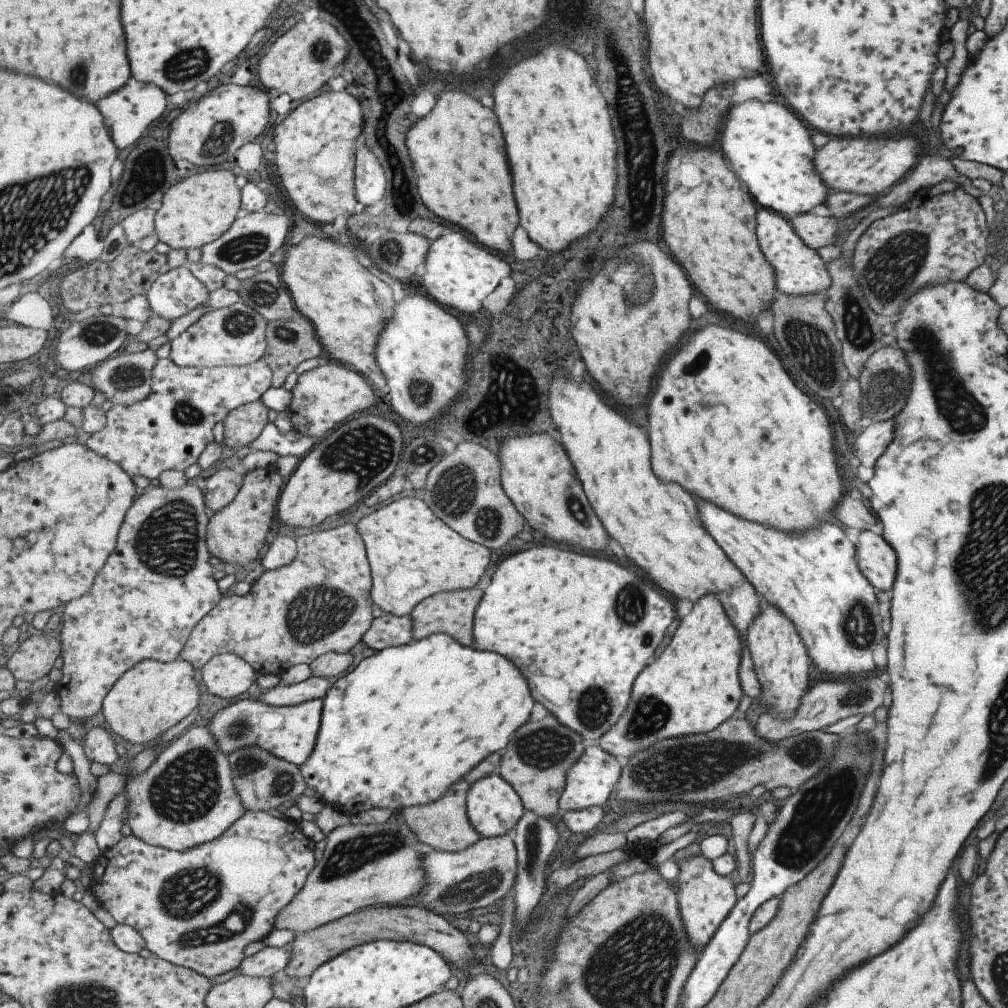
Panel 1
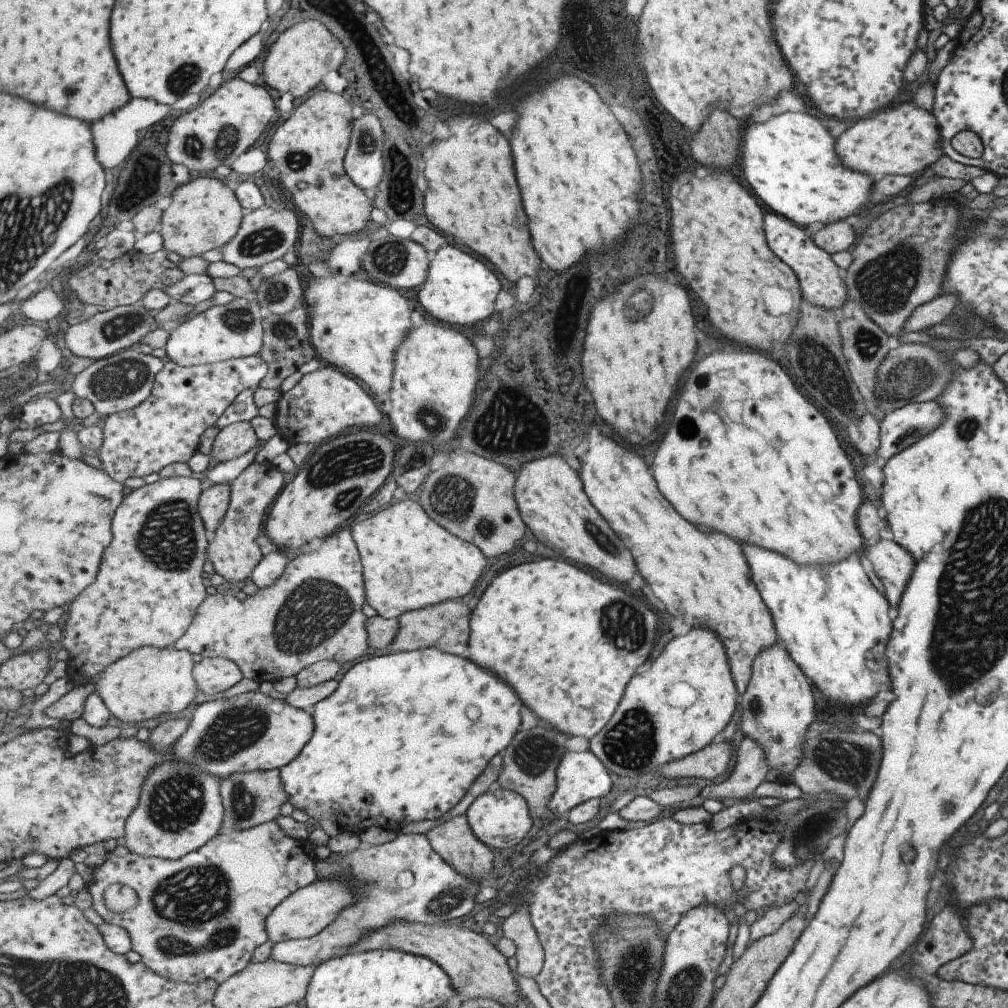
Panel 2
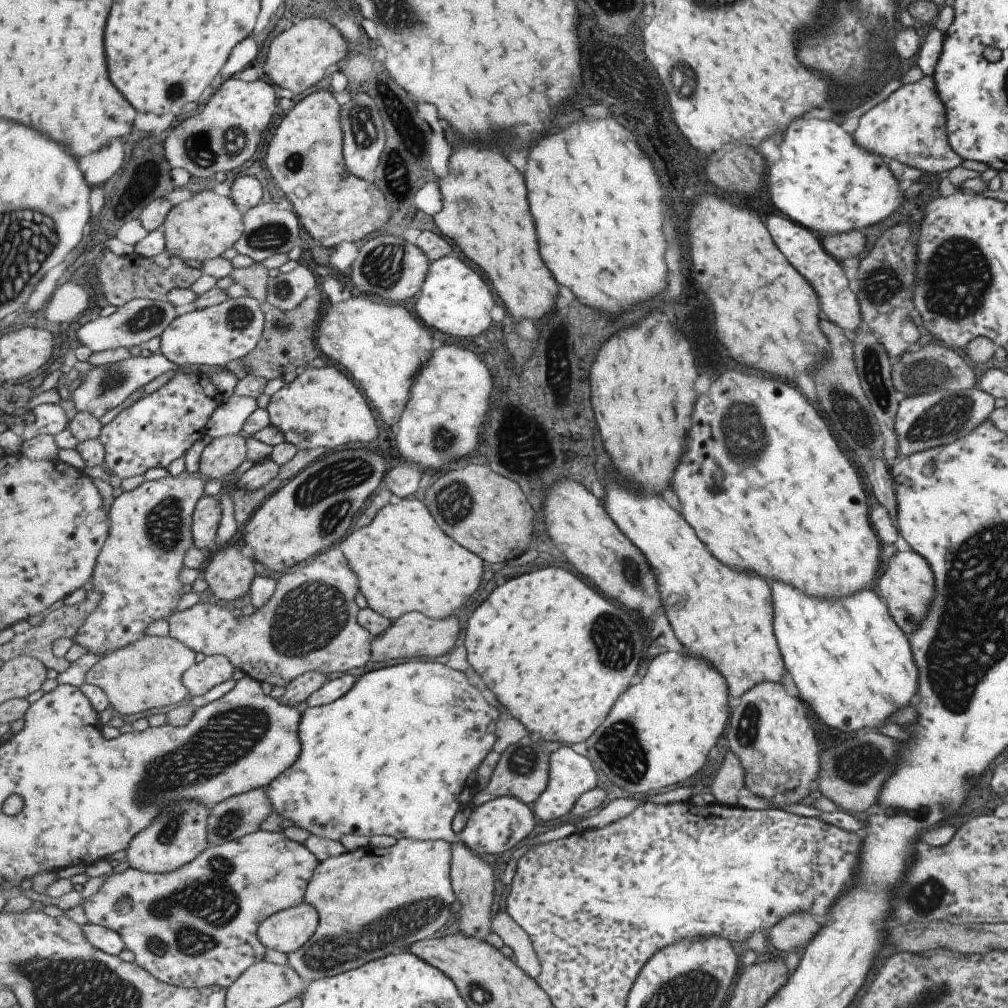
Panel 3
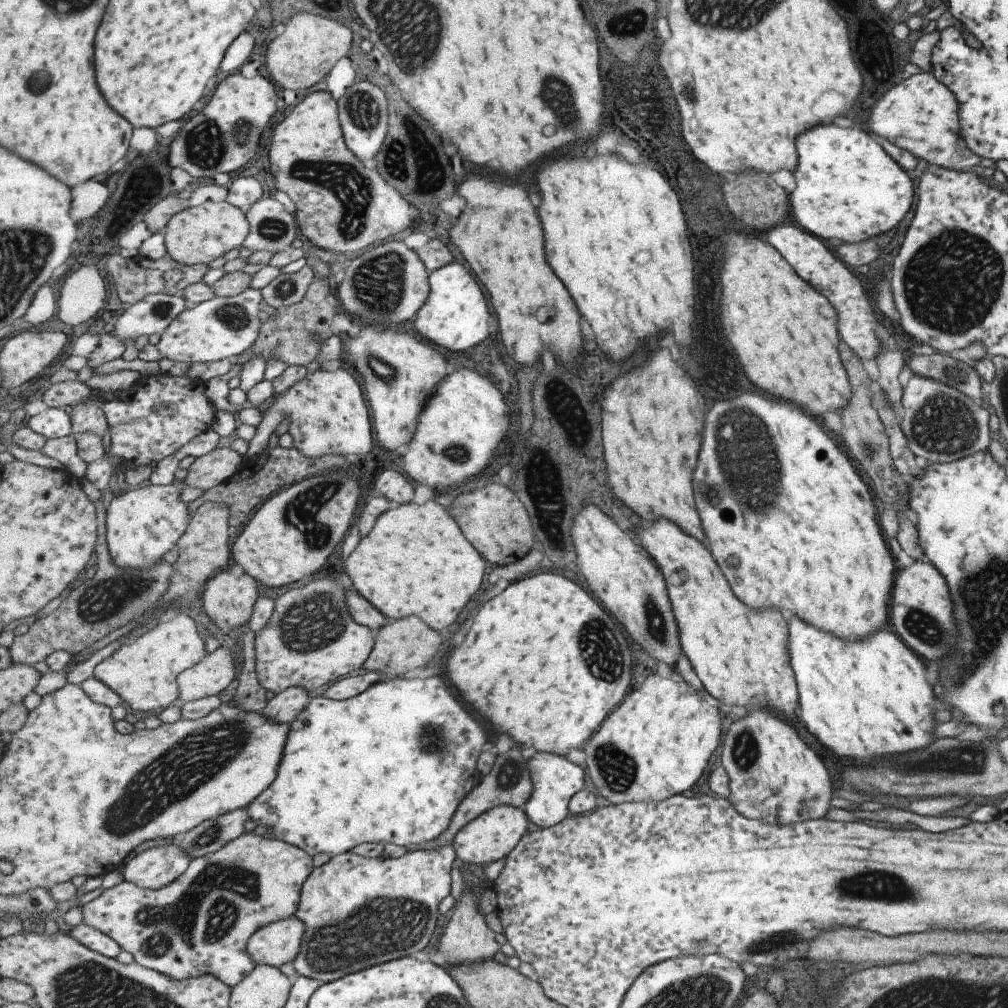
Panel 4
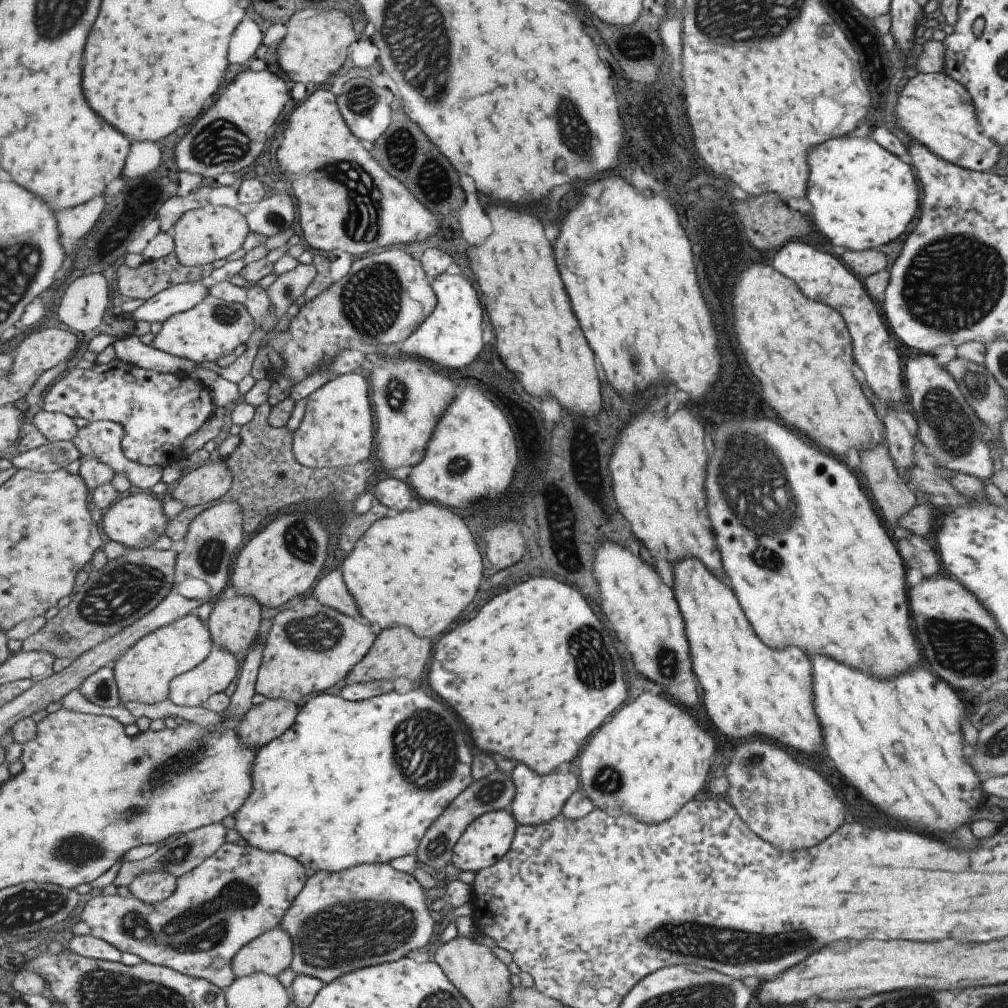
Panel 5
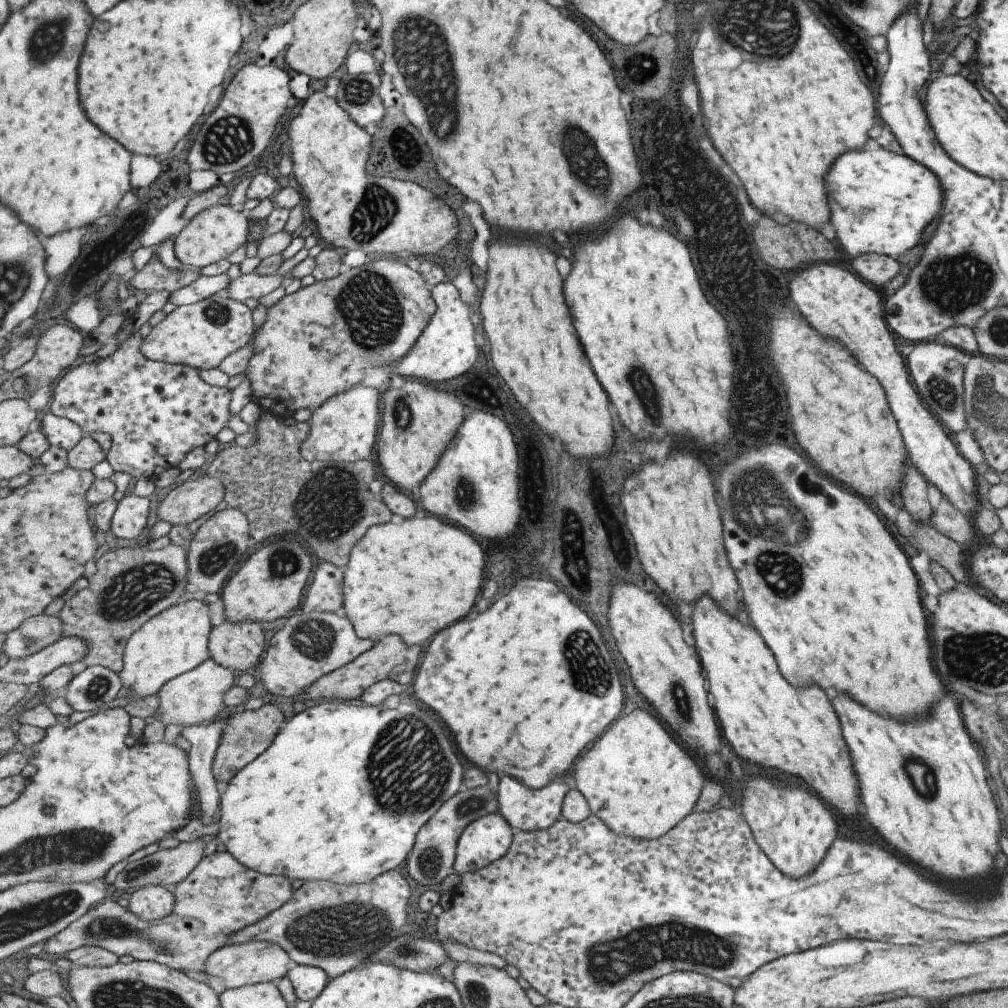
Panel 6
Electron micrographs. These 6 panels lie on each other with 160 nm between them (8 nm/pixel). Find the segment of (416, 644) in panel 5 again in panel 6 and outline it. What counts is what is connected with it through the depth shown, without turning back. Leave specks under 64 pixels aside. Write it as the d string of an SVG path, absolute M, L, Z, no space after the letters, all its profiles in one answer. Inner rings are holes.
M387 635L379 641L370 651L356 658L352 663L330 672L308 688L307 694L301 693L299 700L343 701L361 700L362 696L379 681L389 679L401 683L404 687L411 684L419 670L423 650L421 646L411 646L403 642L403 638L397 635Z

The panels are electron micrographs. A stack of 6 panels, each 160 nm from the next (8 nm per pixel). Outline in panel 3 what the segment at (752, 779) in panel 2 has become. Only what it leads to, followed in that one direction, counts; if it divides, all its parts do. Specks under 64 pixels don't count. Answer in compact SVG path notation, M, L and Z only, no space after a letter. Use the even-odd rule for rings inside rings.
M727 751L711 780L709 792L715 802L735 806L737 805L737 792L743 787L743 771L738 758L731 754L731 751Z

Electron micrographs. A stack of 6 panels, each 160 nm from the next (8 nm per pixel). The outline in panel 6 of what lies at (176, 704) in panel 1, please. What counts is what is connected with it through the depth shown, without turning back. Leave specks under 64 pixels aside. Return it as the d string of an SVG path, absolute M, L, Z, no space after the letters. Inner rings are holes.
M202 598L183 599L167 611L148 620L129 639L124 652L124 671L121 671L120 675L124 684L123 690L131 691L132 694L127 698L115 698L98 711L125 707L135 697L144 699L151 695L159 695L170 680L201 666L210 657L213 629L211 608Z

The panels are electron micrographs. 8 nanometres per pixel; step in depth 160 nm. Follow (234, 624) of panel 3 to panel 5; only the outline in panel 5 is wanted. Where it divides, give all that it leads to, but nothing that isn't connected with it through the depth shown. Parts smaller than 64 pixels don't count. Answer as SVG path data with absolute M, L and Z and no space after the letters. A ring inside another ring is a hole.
M312 594L300 597L293 608L276 614L271 621L256 682L256 692L262 693L267 699L285 699L293 702L301 702L309 694L325 692L335 684L341 684L341 680L344 680L352 668L371 652L377 637L371 626L360 625L359 620L321 604Z

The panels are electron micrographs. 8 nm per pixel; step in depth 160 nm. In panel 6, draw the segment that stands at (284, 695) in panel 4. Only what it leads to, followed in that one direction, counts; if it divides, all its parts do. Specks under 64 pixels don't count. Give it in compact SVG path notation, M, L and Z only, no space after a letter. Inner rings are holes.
M271 704L263 705L254 710L242 709L242 712L228 715L222 741L217 749L212 768L218 786L223 789L236 774L239 774L243 768L259 758L273 744L285 722L287 722L285 714L276 705L271 706Z

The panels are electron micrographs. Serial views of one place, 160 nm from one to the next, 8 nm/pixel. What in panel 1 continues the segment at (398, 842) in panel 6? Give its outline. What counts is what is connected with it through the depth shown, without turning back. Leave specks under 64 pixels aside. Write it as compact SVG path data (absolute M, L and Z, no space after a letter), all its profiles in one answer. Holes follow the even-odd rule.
M447 633L434 634L400 647L389 647L366 657L354 668L353 672L337 679L324 698L323 723L316 748L311 754L311 759L307 763L303 763L300 768L303 770L302 775L307 787L316 791L323 804L328 803L335 808L341 808L343 812L350 815L361 814L371 808L389 808L394 816L404 809L437 802L449 792L455 783L465 780L469 772L481 764L482 760L487 759L493 752L503 752L511 743L511 736L531 718L533 708L535 708L535 700L531 696L529 684L511 660L507 660L505 656L499 656L499 654L479 652L479 649L465 646Z

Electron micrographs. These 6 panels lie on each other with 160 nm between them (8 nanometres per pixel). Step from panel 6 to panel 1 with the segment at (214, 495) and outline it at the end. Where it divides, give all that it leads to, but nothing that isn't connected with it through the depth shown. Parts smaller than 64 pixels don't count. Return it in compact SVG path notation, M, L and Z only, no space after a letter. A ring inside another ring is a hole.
M263 401L241 405L228 415L224 423L223 440L228 453L250 447L269 423L269 409Z

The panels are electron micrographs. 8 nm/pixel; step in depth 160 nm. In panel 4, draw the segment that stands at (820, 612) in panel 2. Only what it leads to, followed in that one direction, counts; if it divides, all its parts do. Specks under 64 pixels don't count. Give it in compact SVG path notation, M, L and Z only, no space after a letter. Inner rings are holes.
M799 617L785 618L789 655L798 698L797 714L807 732L837 758L869 762L879 756L907 754L933 742L933 692L925 678L923 660L907 647L892 630L878 629L857 642L845 642L832 634L805 624Z

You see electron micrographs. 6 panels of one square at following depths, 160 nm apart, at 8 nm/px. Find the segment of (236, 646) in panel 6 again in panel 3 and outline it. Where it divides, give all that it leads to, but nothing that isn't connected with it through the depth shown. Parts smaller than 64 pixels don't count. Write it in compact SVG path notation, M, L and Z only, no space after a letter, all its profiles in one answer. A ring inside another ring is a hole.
M224 545L203 568L202 577L219 600L233 602L250 594L257 576L256 560L245 558L240 546Z

